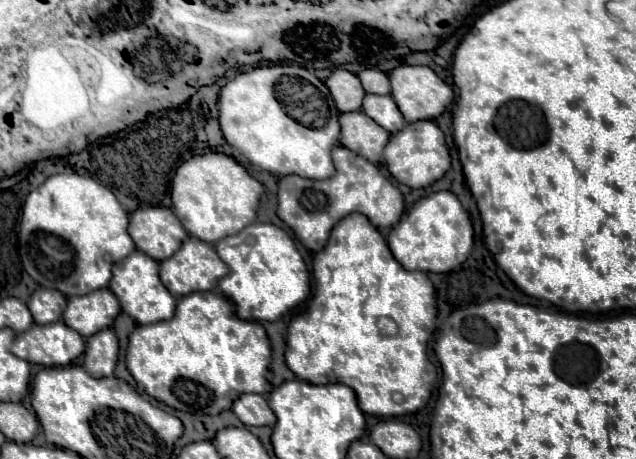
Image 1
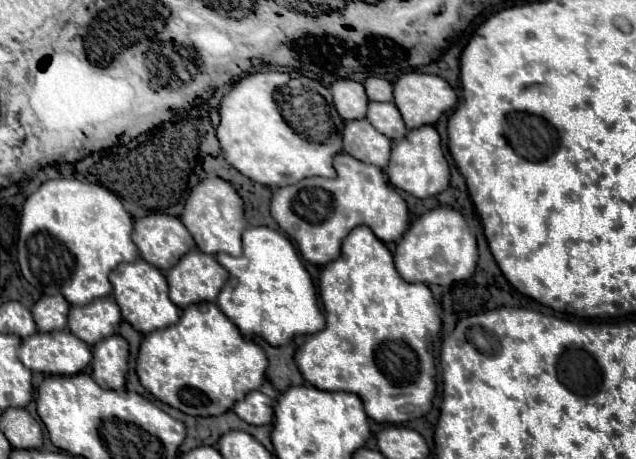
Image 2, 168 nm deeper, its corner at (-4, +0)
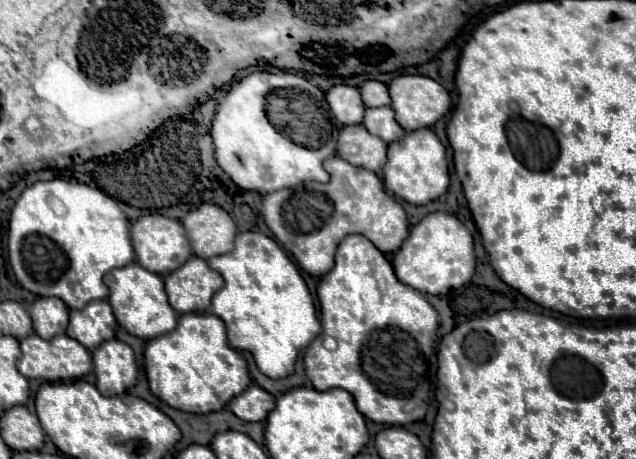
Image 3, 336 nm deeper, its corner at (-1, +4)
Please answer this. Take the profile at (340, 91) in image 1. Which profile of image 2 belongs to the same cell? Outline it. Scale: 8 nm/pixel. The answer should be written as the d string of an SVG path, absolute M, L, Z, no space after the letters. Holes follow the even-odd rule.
M340 79L332 87L332 97L336 111L344 121L356 121L360 117L366 117L366 107L368 107L368 97L364 91L364 85L358 81L350 79Z

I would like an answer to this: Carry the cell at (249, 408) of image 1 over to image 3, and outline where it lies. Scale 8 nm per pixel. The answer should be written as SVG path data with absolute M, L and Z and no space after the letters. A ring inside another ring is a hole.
M251 385L243 393L233 397L227 407L243 421L265 421L273 405L275 399L265 389L261 389L259 385Z

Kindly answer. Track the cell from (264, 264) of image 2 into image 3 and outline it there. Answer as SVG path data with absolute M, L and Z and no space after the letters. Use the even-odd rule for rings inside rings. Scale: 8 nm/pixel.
M243 231L235 239L235 251L211 257L209 267L219 271L225 281L213 297L211 311L225 321L229 345L251 351L261 373L271 379L293 373L299 349L321 333L321 323L313 297L291 257L275 239L259 231Z

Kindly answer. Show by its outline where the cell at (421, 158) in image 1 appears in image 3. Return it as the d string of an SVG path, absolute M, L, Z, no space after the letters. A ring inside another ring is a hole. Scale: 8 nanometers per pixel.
M417 129L407 133L403 141L395 141L389 145L389 161L383 169L385 187L395 195L413 205L425 205L439 195L443 195L449 187L449 169L445 159L445 147L439 137L431 129Z

